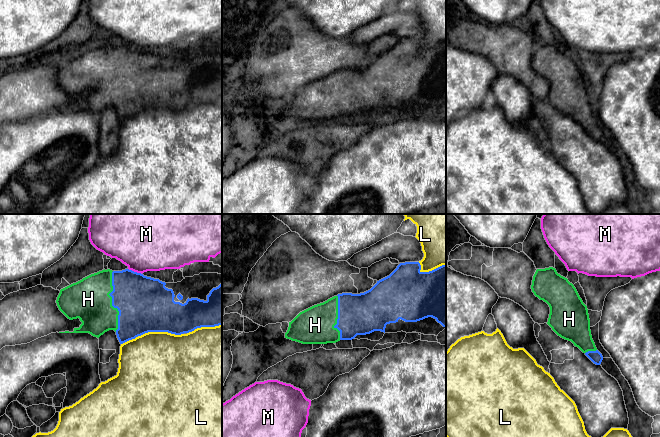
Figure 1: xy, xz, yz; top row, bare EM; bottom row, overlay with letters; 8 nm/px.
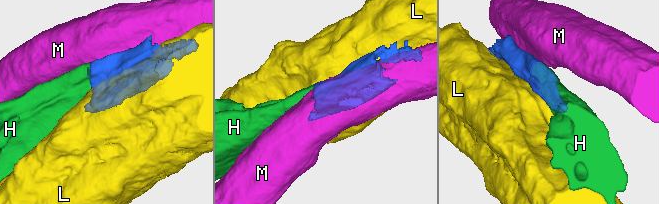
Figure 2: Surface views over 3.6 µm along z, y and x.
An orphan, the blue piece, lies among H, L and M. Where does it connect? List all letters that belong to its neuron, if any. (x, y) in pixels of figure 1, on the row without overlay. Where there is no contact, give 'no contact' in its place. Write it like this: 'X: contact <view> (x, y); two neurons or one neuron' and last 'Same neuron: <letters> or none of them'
H: contact xy (112, 78); one neuron
L: contact xy (152, 107); two neurons
M: contact xy (135, 48); two neurons
Same neuron: H

